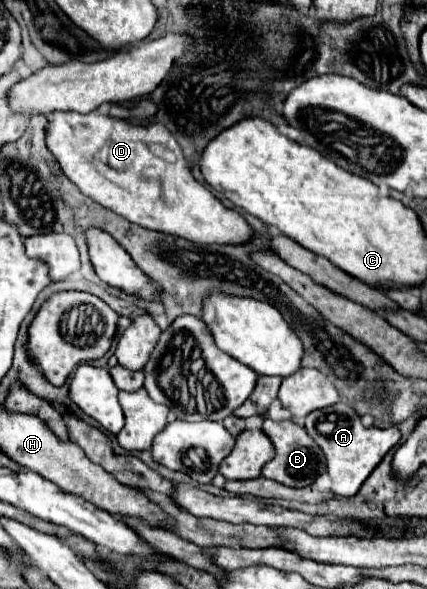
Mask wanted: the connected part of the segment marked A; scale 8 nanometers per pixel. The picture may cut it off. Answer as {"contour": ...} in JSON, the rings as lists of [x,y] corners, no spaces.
{"contour":[[[338,402],[332,408],[320,408],[306,416],[306,432],[316,440],[326,456],[326,470],[332,478],[332,490],[338,496],[356,496],[364,480],[372,474],[372,470],[380,464],[390,448],[394,448],[400,440],[400,430],[396,426],[390,428],[366,428],[360,422],[360,416],[352,406]]]}

